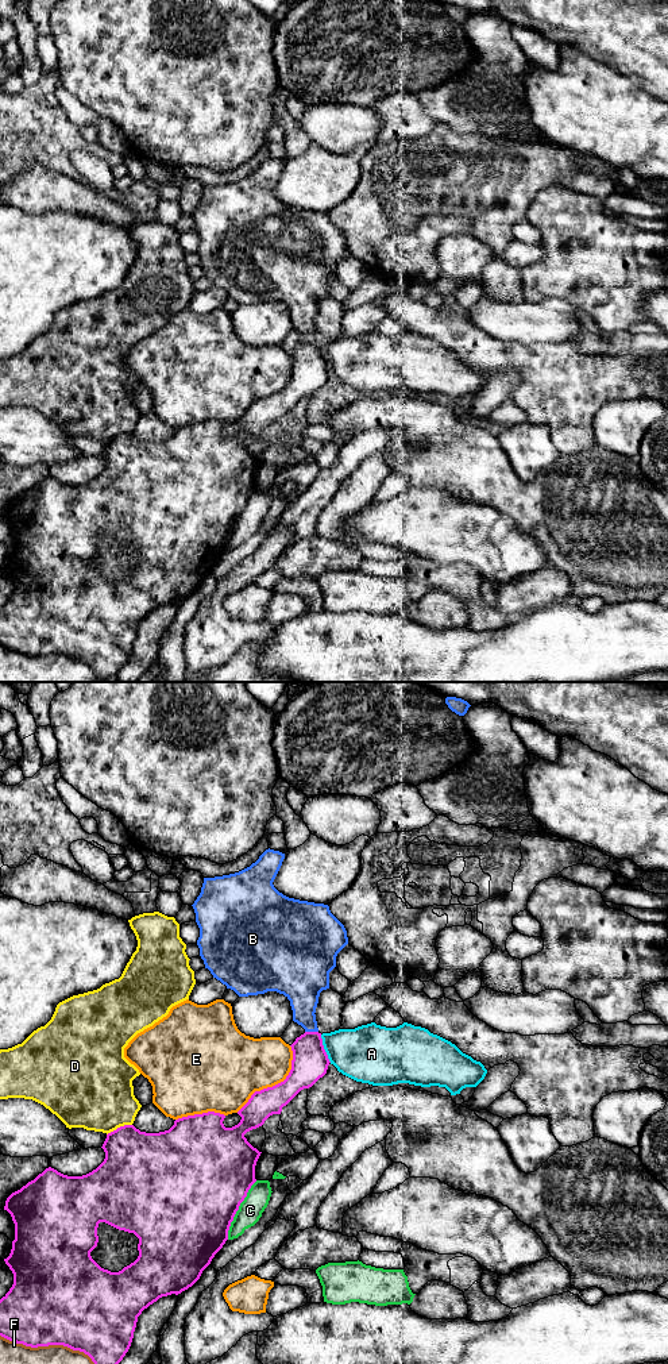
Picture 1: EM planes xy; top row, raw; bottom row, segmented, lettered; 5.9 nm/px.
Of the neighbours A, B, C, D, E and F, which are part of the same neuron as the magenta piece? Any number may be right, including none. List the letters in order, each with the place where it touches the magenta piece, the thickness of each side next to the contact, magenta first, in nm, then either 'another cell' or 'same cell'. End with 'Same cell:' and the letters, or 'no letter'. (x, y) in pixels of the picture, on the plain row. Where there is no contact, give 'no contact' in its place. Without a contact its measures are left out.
A: xy (323, 357) | 220/320 nm | another cell
B: xy (312, 340) | 220/200 nm | another cell
C: xy (238, 517) | 500/140 nm | another cell
D: xy (120, 435) | 400/440 nm | another cell
E: xy (275, 393) | 220/360 nm | another cell
F: xy (58, 652) | 500/340 nm | another cell
Same cell: no letter

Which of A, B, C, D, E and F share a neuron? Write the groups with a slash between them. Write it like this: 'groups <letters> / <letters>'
groups A / B / C / D / E / F

